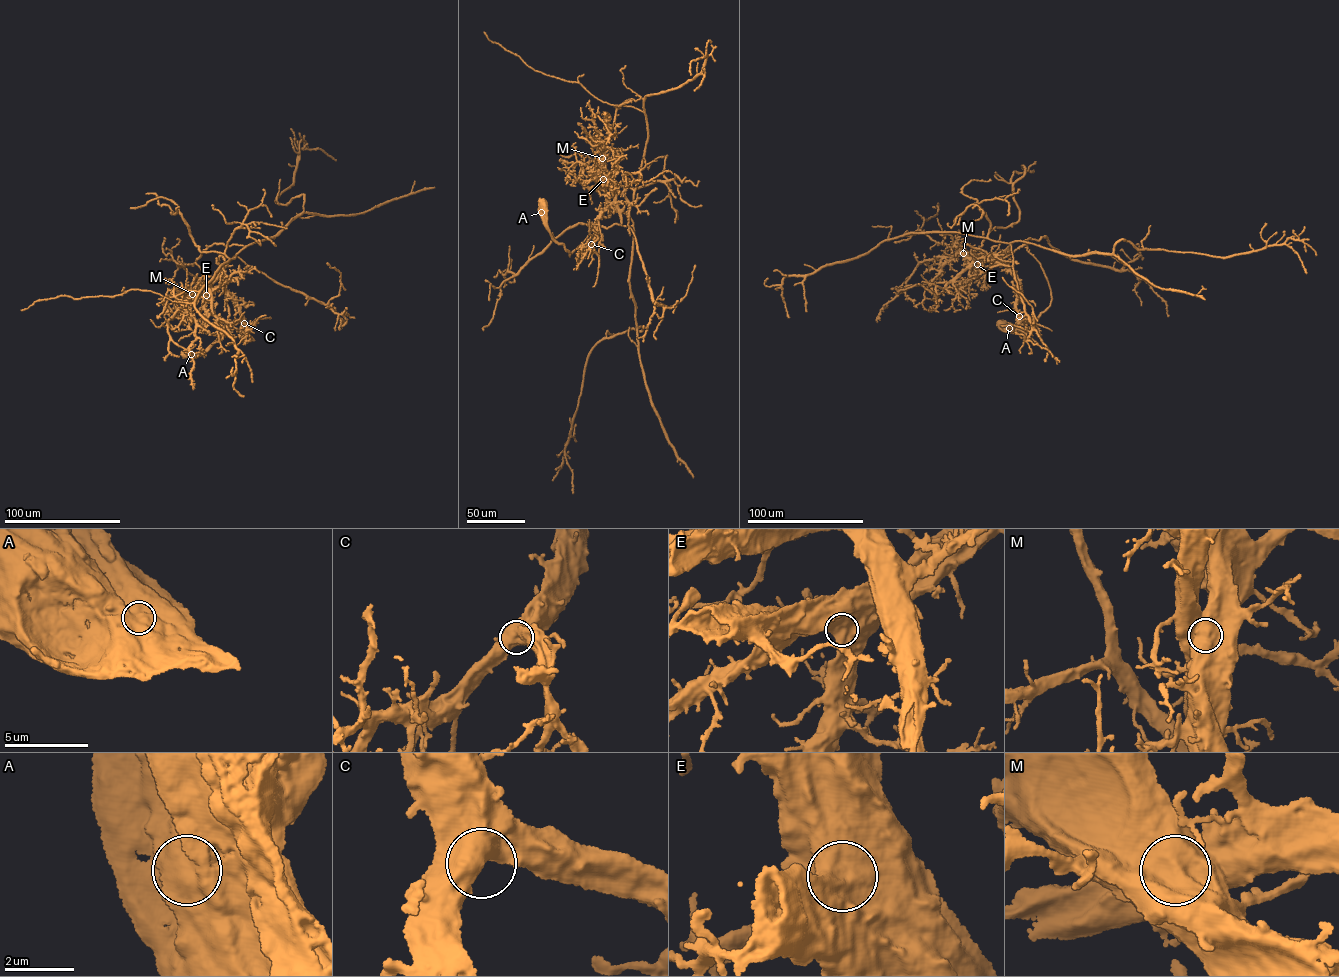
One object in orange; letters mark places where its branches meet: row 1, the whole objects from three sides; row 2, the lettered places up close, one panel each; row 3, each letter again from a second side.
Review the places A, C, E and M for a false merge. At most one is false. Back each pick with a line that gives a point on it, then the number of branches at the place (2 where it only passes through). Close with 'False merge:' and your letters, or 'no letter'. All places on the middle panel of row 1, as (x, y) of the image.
M: Place: (602, 158). Branches: 1
False merge: M

